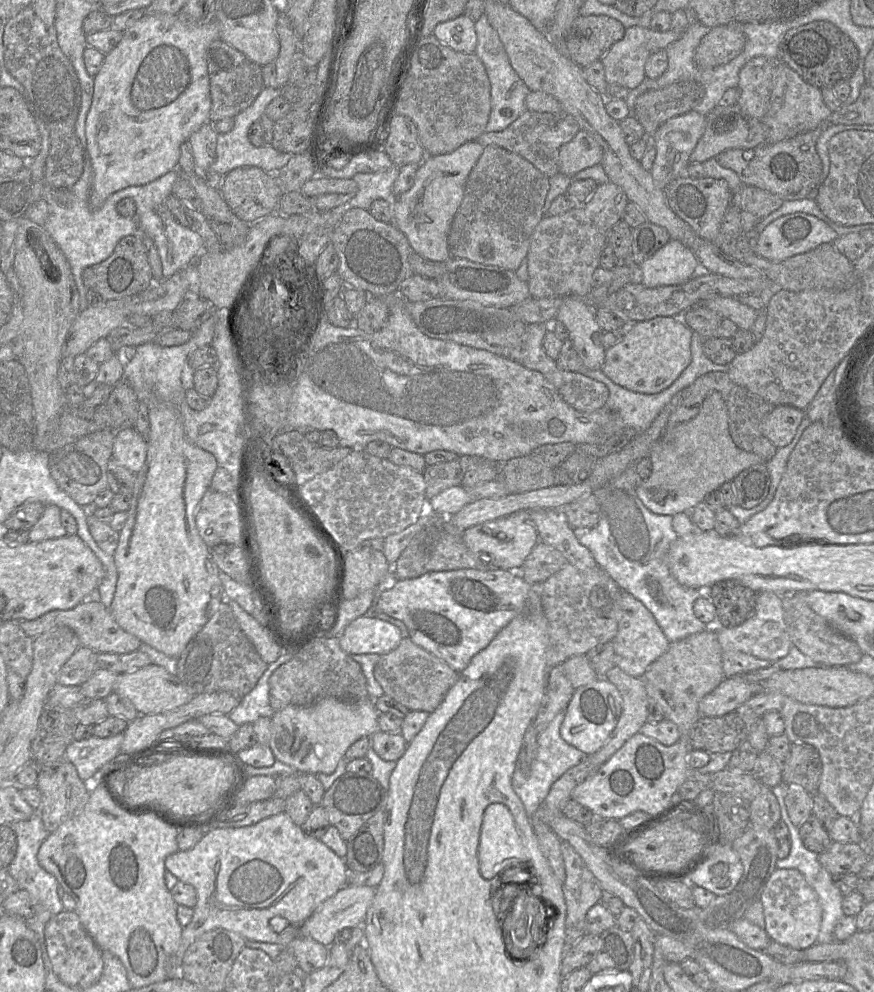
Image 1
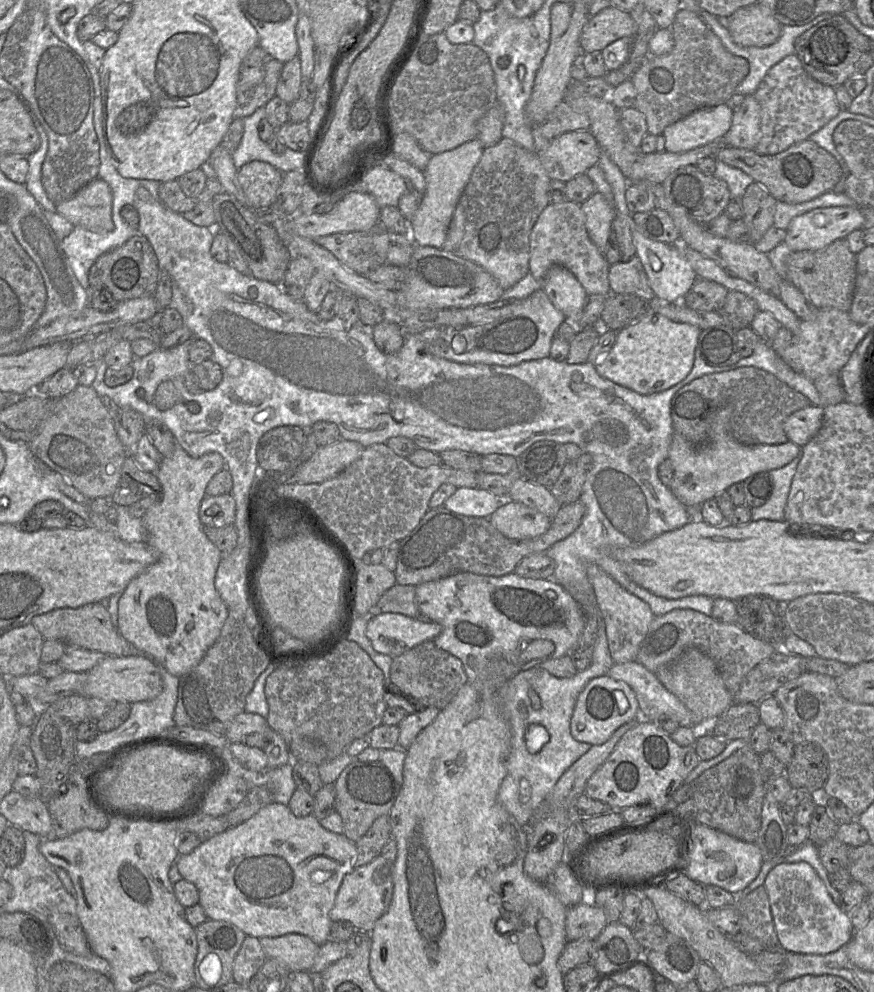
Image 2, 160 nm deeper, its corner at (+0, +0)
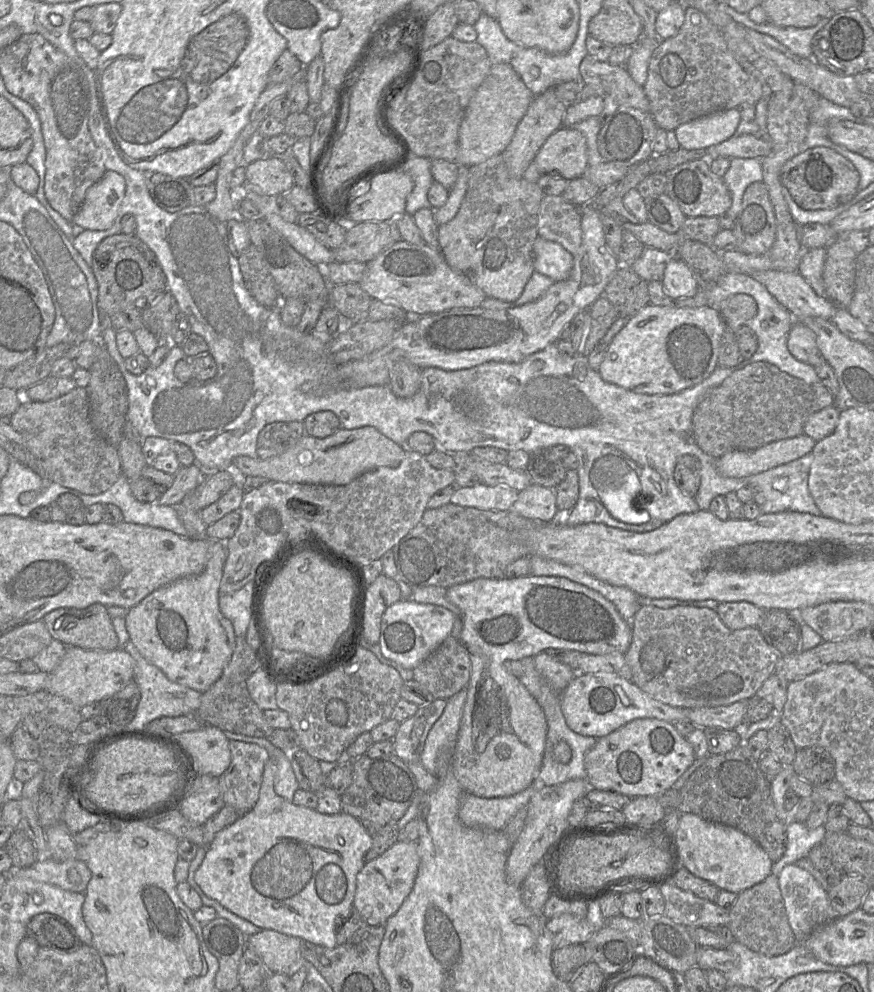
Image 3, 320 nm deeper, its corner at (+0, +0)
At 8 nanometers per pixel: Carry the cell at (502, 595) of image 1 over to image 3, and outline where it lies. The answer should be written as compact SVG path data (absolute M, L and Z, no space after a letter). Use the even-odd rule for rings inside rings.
M558 576L477 578L447 588L446 597L461 611L460 641L471 659L468 694L451 761L453 774L465 793L483 798L515 795L525 790L539 774L547 721L540 705L521 681L508 671L505 661L534 657L549 649L576 650L592 655L625 654L632 640L631 623L599 592Z

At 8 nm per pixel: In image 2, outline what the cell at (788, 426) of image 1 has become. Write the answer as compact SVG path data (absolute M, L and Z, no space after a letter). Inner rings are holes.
M810 405L791 414L784 423L788 441L803 447L820 430L823 422L824 408Z

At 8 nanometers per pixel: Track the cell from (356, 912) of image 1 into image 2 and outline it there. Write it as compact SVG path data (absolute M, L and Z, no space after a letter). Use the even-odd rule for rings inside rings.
M379 855L343 878L329 917L332 922L348 921L355 930L371 933L376 921L388 910L392 898L393 863Z

